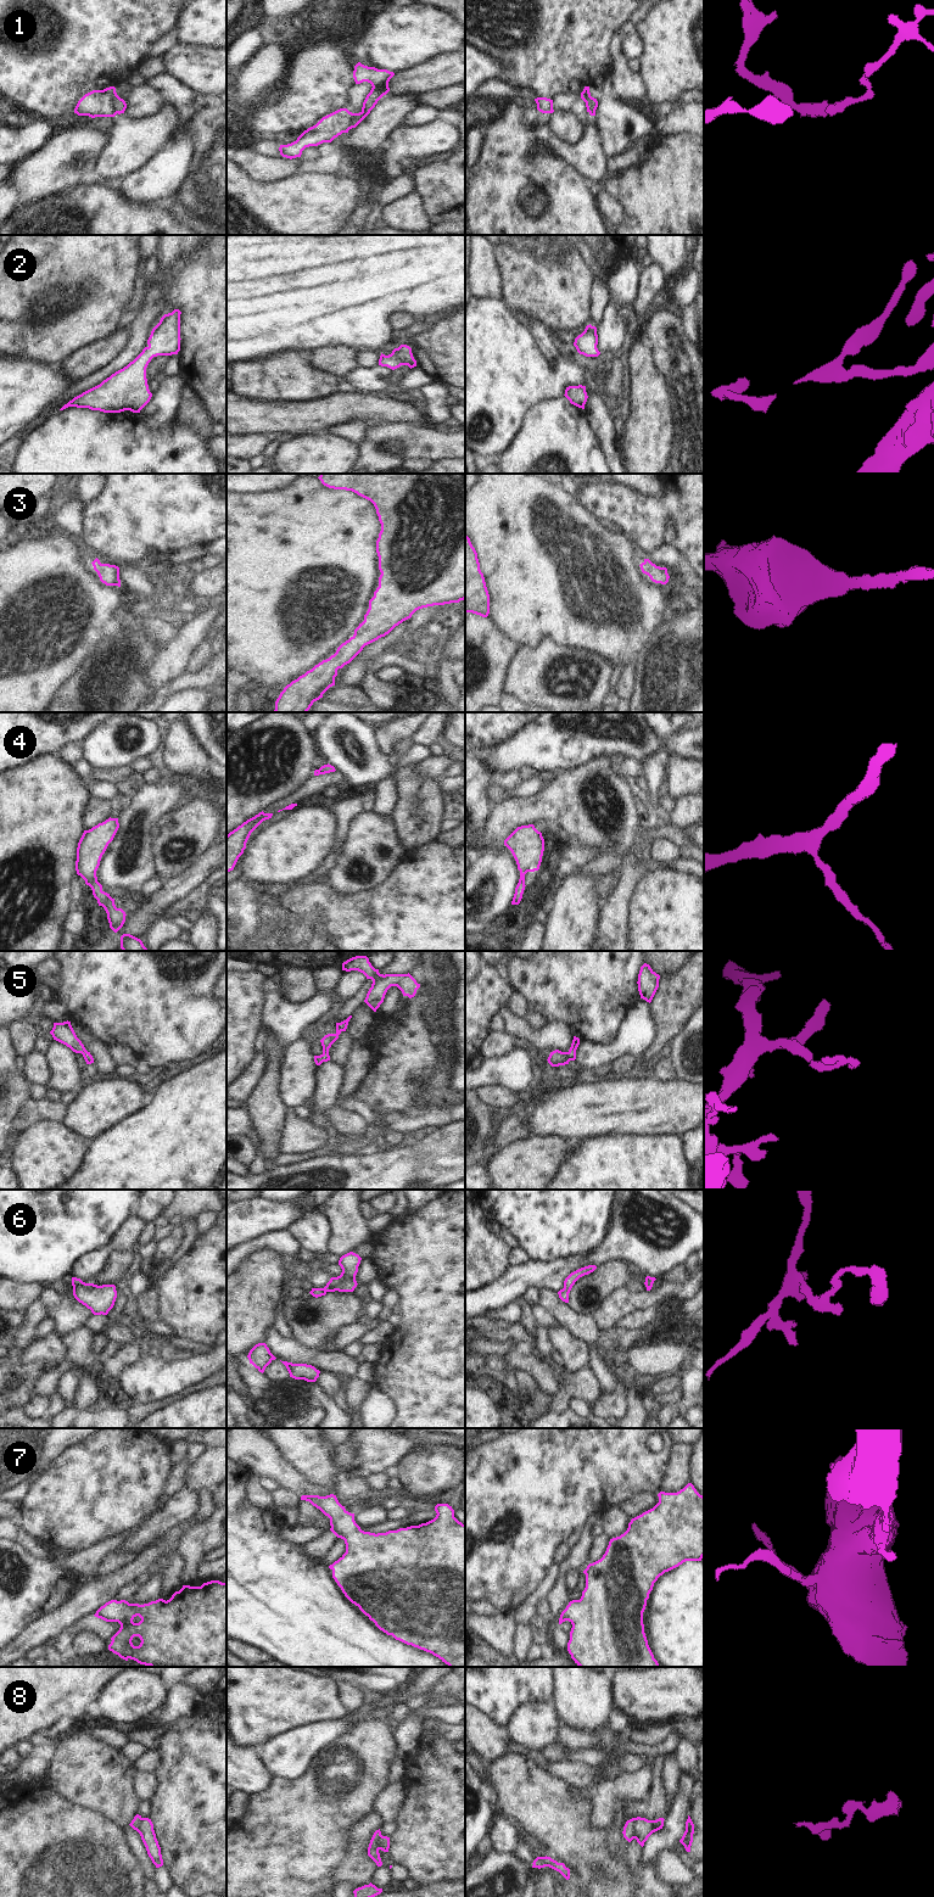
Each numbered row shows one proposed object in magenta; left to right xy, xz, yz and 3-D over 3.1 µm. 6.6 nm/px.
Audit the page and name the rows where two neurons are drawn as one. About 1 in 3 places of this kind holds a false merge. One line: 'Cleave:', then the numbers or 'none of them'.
Cleave: 1, 8

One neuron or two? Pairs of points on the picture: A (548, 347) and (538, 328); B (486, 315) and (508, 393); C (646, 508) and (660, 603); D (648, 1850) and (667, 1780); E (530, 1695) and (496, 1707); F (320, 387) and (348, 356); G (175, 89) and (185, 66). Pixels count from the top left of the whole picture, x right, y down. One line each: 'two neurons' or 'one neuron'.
A: one neuron
B: one neuron
C: two neurons
D: two neurons
E: one neuron
F: two neurons
G: two neurons

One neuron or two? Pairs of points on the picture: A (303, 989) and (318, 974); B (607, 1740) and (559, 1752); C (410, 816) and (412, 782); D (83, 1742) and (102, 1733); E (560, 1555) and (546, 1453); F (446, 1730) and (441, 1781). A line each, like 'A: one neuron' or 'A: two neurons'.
A: two neurons
B: two neurons
C: one neuron
D: two neurons
E: two neurons
F: two neurons

